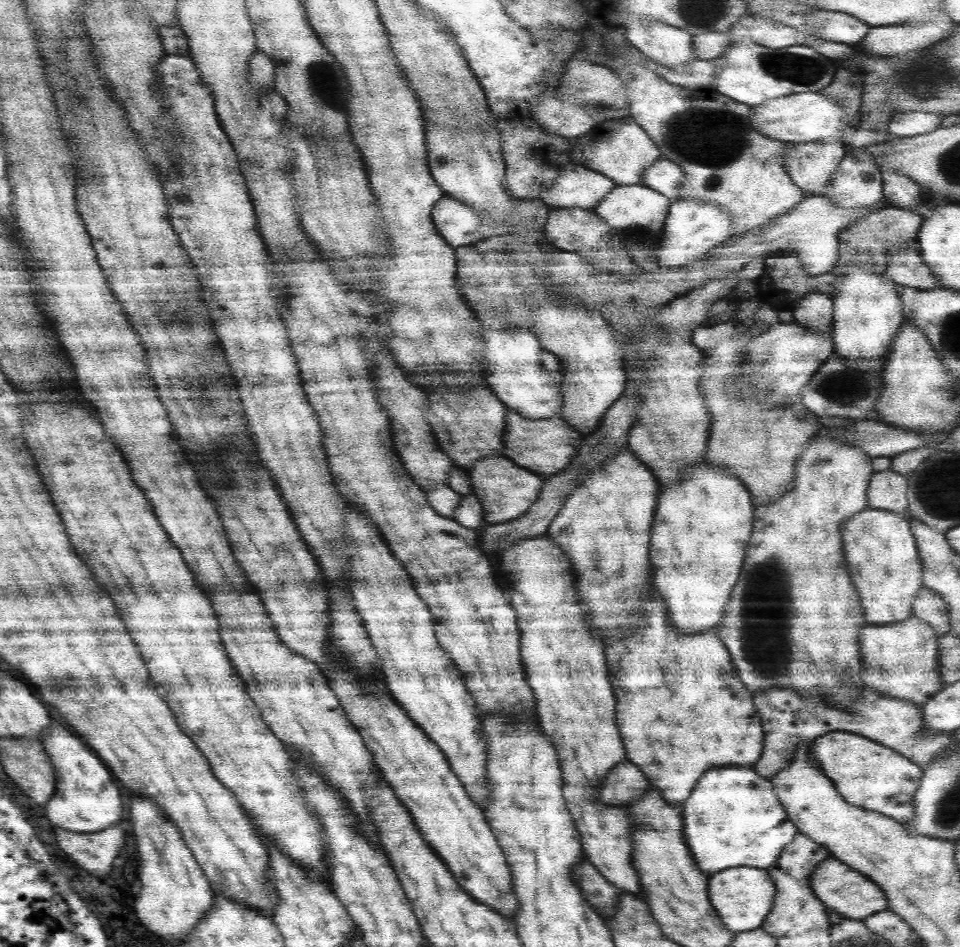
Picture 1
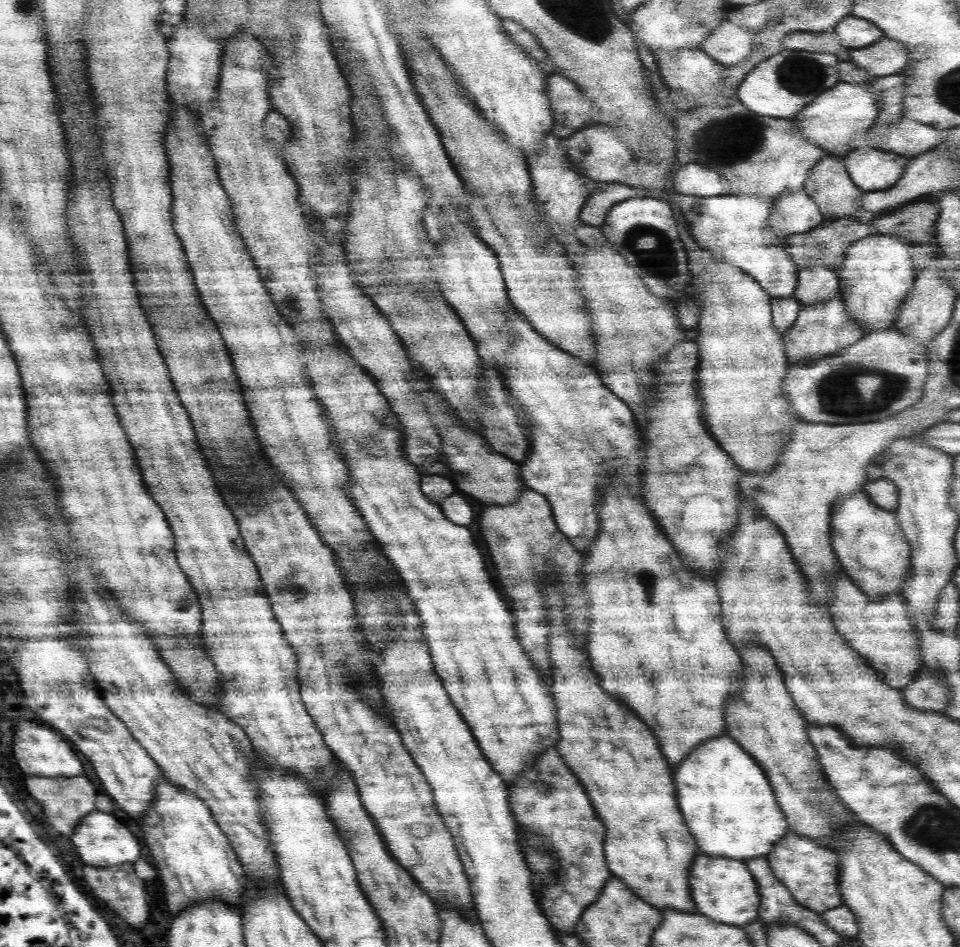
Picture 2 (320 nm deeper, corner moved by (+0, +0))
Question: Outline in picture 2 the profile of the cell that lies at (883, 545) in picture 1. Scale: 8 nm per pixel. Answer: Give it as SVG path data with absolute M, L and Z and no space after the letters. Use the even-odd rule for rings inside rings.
M865 492L854 493L833 506L830 533L831 545L840 558L840 565L844 566L858 589L866 596L874 596L871 598L874 601L881 601L884 597L902 598L905 586L913 576L911 550L893 511L874 504Z

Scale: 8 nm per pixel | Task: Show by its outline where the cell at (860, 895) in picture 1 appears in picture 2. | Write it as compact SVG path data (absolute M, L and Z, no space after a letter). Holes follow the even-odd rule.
M788 832L777 843L770 858L765 859L769 862L775 877L789 888L794 899L803 907L822 914L826 913L826 910L844 905L838 894L841 874L838 866L842 866L842 862L833 851L823 849L808 837Z

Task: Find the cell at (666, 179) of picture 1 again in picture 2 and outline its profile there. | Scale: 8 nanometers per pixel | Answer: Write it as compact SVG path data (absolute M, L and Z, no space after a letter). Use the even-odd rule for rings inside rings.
M698 164L682 166L674 176L674 188L684 195L710 197L730 194L727 192L727 181L718 176L717 170Z

